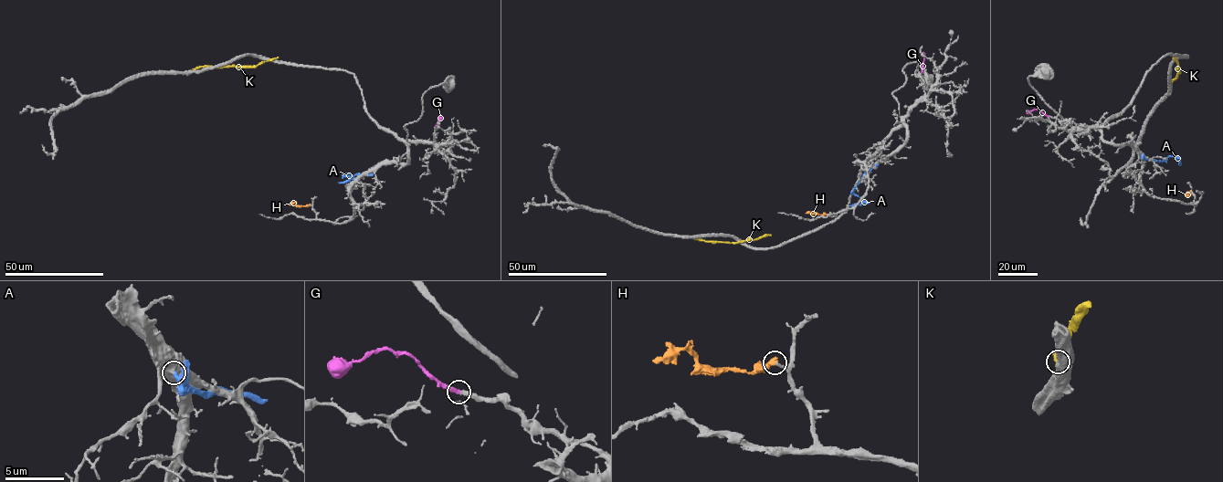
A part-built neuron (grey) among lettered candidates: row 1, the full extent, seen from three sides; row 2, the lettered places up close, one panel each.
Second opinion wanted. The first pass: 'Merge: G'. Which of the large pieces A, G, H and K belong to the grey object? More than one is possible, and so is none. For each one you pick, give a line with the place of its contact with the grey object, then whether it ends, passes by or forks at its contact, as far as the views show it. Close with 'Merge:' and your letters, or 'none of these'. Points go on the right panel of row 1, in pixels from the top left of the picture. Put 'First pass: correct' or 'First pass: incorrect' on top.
First pass: correct
G: meets grey at (1048, 116); it ends there
Merge: G

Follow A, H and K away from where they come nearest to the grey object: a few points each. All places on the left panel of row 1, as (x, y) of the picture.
A: (372, 172), (348, 176), (345, 173), (353, 176), (338, 182)
H: (310, 204), (289, 204)
K: (193, 70), (205, 66), (256, 66), (278, 57)

